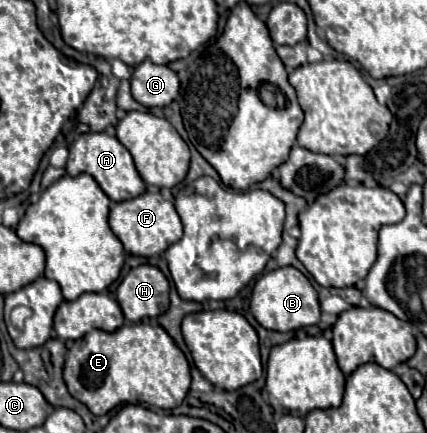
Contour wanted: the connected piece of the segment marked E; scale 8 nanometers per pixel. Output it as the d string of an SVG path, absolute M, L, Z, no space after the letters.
M127 323L115 333L93 329L67 351L65 383L69 393L85 403L93 415L105 415L123 403L147 403L159 409L179 407L189 391L189 363L163 327Z

